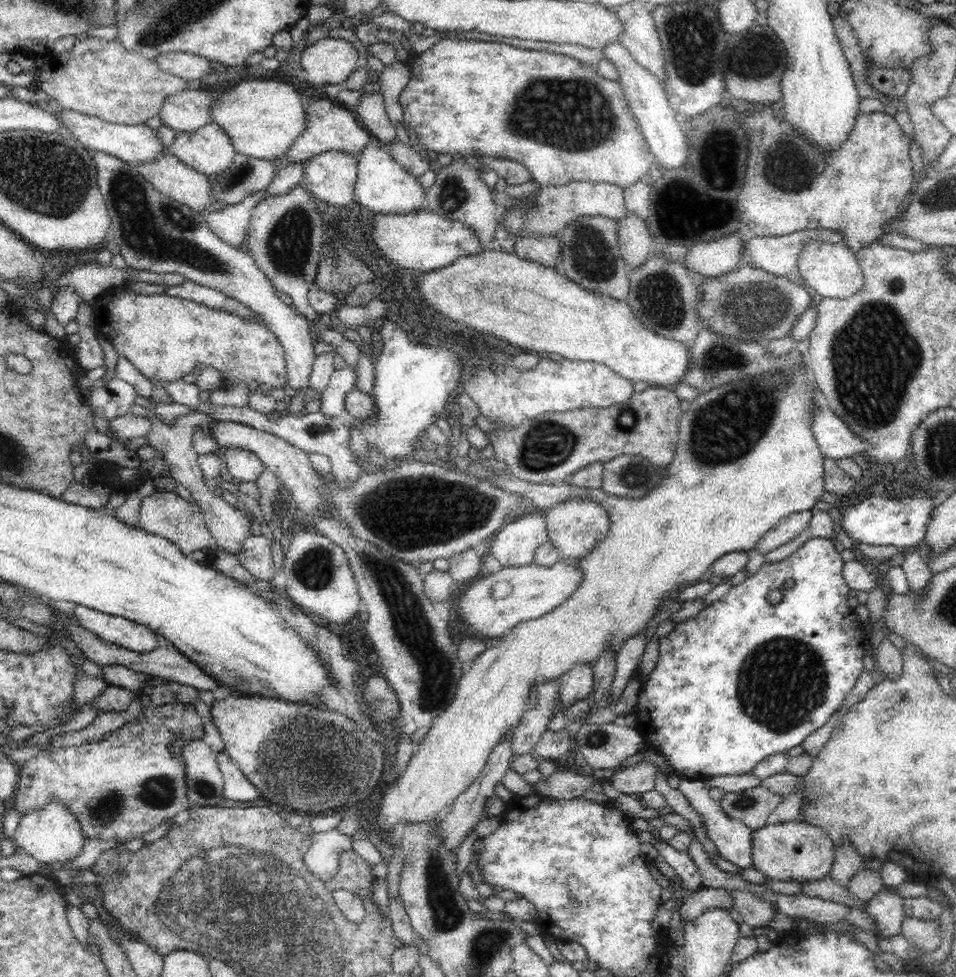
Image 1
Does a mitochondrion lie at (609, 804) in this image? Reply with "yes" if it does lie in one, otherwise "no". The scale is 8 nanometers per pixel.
no

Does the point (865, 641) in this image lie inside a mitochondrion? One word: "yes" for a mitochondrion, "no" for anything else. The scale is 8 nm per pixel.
no

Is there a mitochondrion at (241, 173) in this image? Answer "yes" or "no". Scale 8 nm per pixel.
yes

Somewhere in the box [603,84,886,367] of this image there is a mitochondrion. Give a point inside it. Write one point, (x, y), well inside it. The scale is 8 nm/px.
(755, 307)

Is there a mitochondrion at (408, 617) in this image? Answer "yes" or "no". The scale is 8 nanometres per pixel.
yes

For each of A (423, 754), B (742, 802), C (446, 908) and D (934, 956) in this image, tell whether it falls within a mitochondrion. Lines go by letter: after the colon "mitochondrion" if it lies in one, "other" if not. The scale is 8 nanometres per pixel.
A: other
B: mitochondrion
C: mitochondrion
D: other

